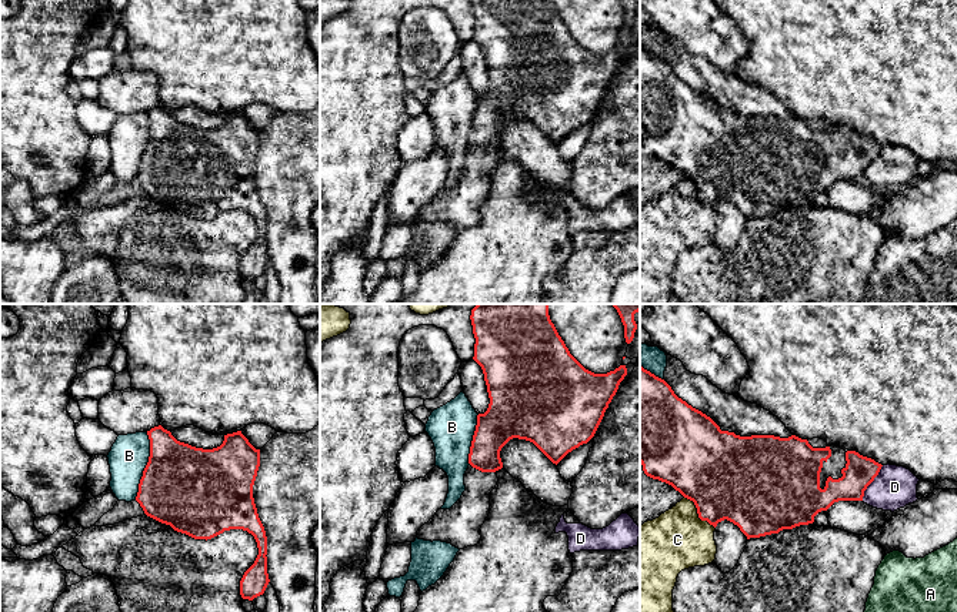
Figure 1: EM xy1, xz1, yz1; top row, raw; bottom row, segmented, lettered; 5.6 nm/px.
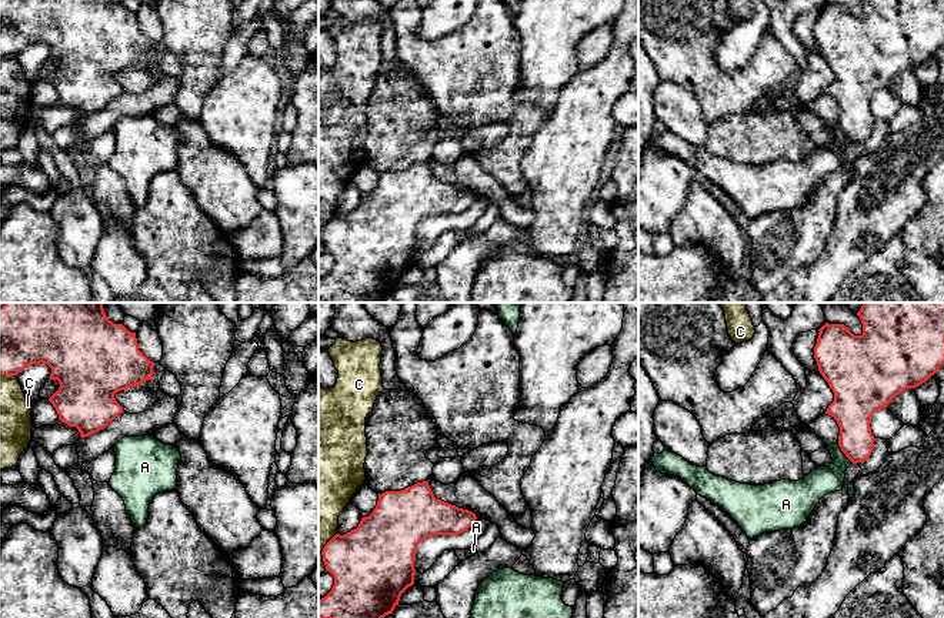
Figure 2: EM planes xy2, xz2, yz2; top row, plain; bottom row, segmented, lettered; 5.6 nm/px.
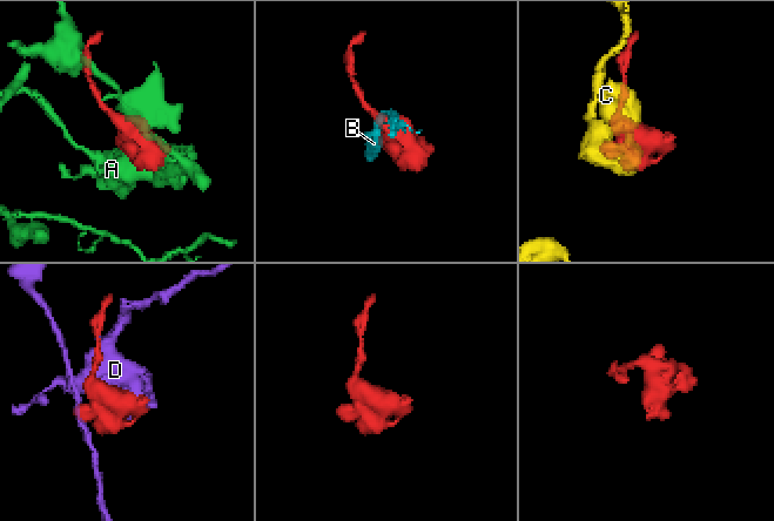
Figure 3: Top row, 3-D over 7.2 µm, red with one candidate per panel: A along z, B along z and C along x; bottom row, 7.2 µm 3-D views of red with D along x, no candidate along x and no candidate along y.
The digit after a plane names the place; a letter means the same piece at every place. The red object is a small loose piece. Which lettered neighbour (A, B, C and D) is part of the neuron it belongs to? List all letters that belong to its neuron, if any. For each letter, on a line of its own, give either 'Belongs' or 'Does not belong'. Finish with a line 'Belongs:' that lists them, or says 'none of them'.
A: Does not belong
B: Does not belong
C: Does not belong
D: Does not belong
Belongs: none of them

